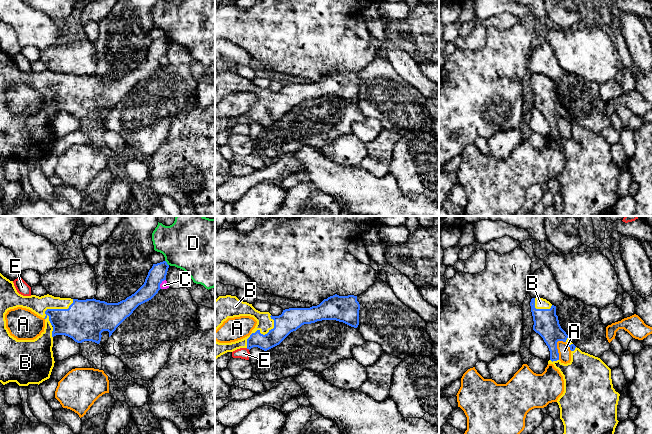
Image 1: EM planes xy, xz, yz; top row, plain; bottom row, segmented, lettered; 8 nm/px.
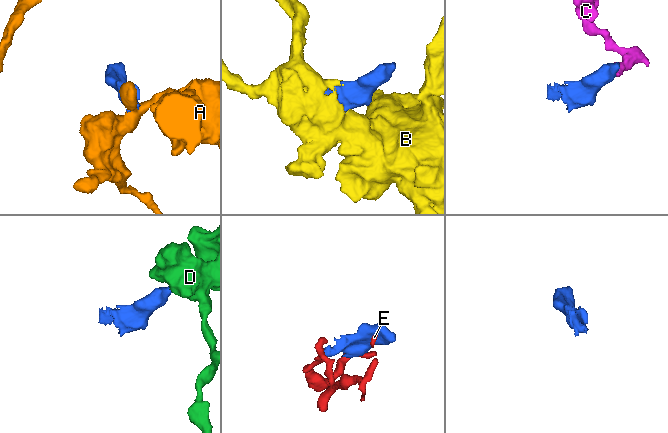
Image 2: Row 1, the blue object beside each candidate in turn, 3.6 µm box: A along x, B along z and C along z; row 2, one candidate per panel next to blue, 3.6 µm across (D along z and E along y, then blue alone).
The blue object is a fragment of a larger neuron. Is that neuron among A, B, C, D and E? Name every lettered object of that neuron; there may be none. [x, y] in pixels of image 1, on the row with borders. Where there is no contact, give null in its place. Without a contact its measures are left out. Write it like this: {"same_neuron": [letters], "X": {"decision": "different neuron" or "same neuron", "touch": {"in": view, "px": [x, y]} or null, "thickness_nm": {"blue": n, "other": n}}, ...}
{"same_neuron": ["B"], "A": {"decision": "different neuron", "touch": {"in": "yz", "px": [556, 348]}, "thickness_nm": {"blue": 200, "other": 100}}, "B": {"decision": "same neuron", "touch": {"in": "xy", "px": [57, 309]}, "thickness_nm": {"blue": 320, "other": 140}}, "C": {"decision": "different neuron", "touch": {"in": "xy", "px": [160, 283]}, "thickness_nm": {"blue": 140, "other": 60}}, "D": {"decision": "different neuron", "touch": {"in": "xy", "px": [166, 263]}, "thickness_nm": {"blue": 140, "other": 420}}, "E": {"decision": "different neuron", "touch": {"in": "xz", "px": [248, 348]}, "thickness_nm": {"blue": 140, "other": 90}}}

